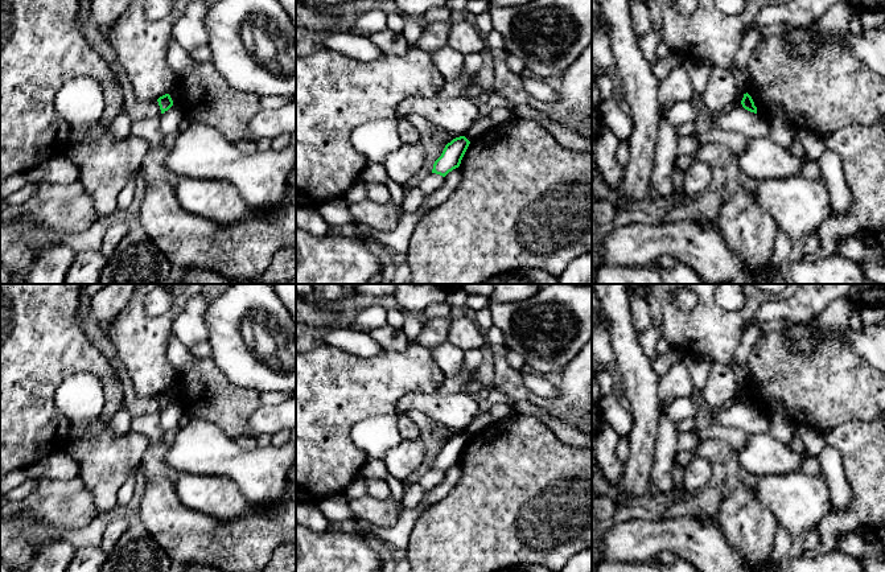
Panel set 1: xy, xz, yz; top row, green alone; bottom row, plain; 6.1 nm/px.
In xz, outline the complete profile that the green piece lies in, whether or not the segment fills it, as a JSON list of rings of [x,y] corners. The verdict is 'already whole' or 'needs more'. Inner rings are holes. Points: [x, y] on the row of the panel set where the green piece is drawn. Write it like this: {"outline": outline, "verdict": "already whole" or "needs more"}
{"outline": [[[460,136],[448,143],[441,156],[435,161],[432,173],[445,177],[449,172],[458,168],[470,141]]], "verdict": "already whole"}

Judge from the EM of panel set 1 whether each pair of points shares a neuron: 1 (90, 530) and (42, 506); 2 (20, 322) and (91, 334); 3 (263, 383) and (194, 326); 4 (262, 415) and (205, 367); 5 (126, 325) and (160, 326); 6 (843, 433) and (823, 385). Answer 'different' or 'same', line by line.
1: different
2: different
3: different
4: different
5: same
6: different

